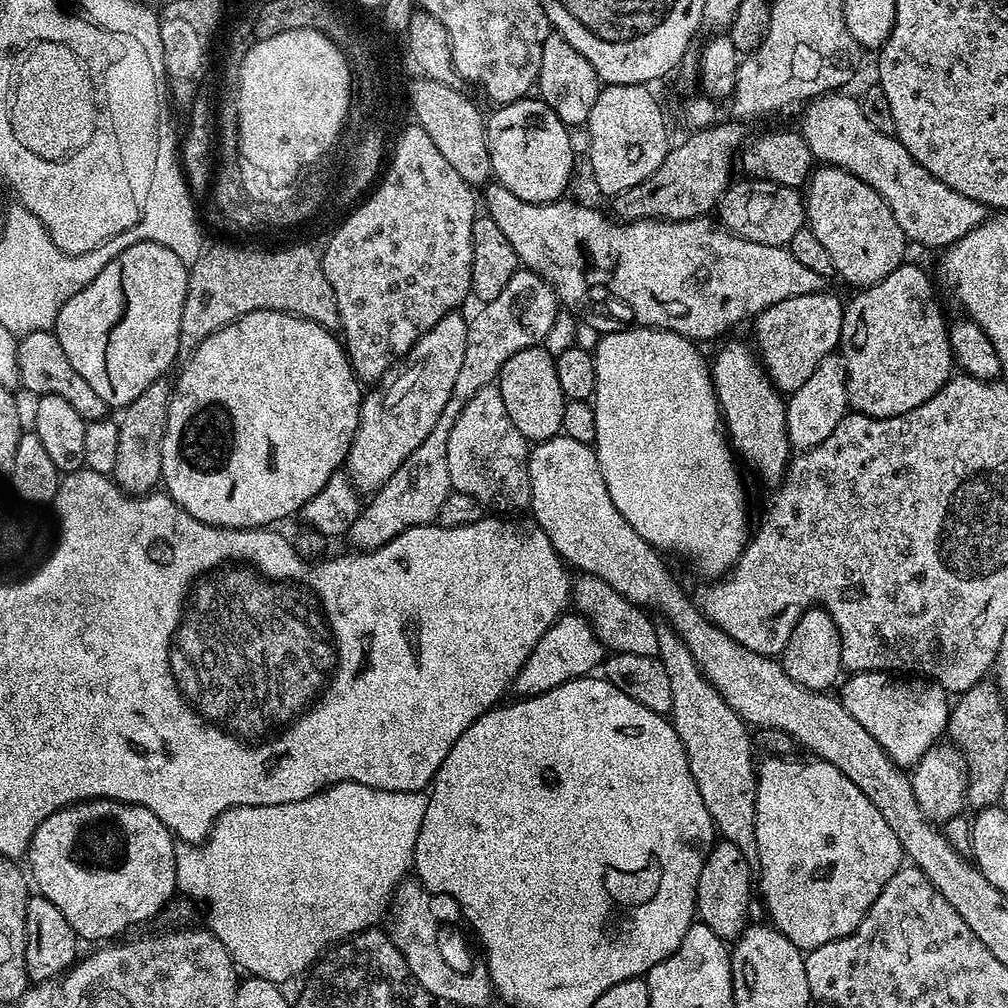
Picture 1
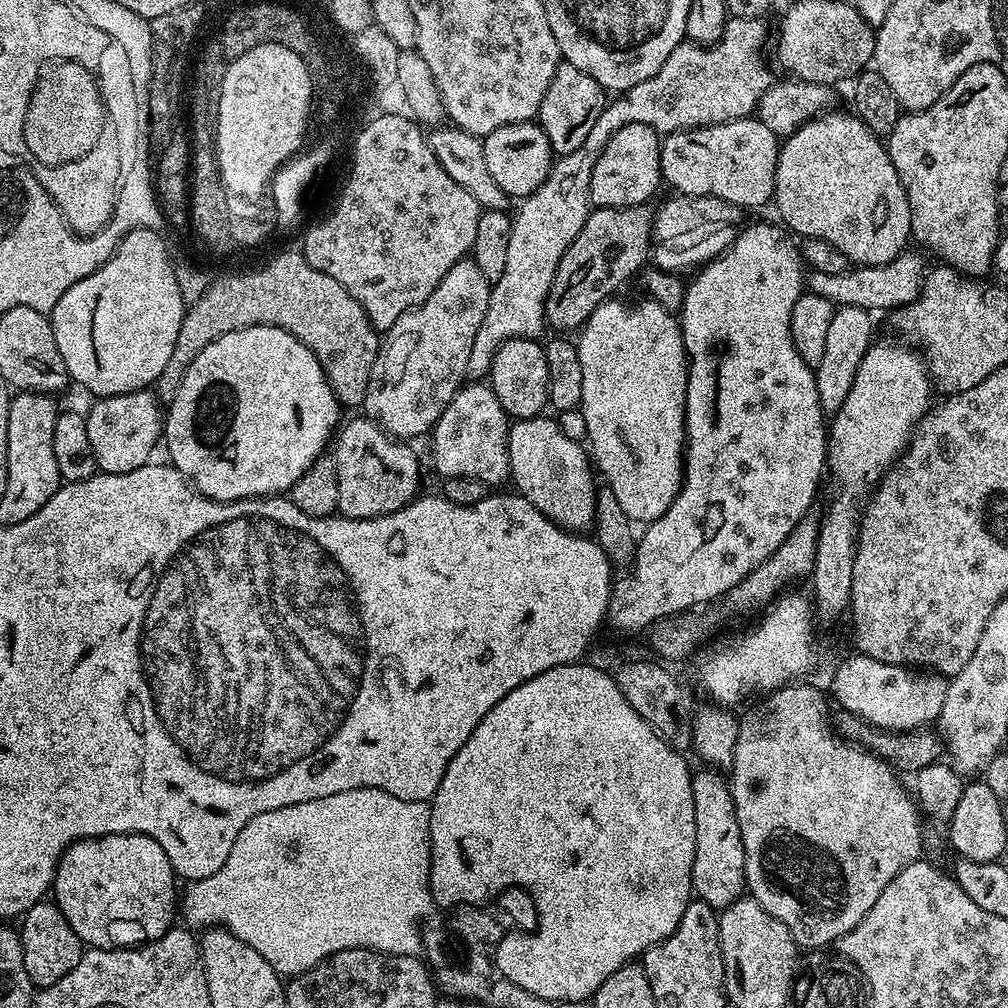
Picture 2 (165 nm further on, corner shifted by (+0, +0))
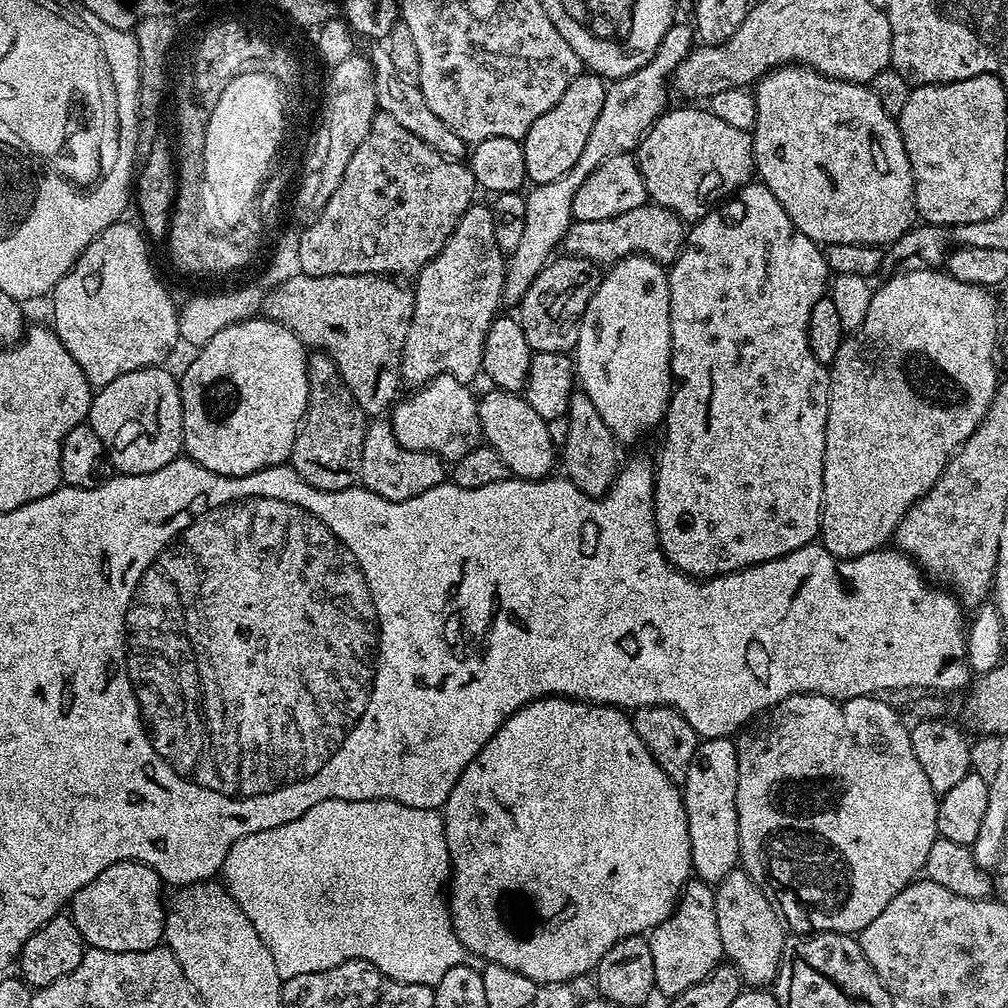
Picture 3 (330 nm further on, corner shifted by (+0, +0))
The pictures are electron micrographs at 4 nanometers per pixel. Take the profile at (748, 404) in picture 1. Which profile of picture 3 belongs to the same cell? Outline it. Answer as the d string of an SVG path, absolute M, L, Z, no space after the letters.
M749 182L745 184L739 192L735 193L735 200L740 210L740 216L732 218L716 212L720 210L709 210L701 220L695 221L687 229L683 249L676 256L674 263L667 269L668 289L670 290L670 338L672 339L672 378L674 387L672 389L672 398L668 401L668 411L665 412L662 421L664 445L660 448L660 461L657 459L654 464L656 529L660 539L660 548L664 551L664 556L668 559L669 564L679 568L687 576L697 578L724 576L727 572L737 572L743 568L752 568L762 562L770 562L774 558L782 558L802 546L813 543L820 535L820 511L822 510L822 490L824 489L822 486L822 470L824 469L824 451L826 450L826 414L828 413L830 382L828 381L828 368L822 362L818 362L818 358L814 358L814 350L810 350L808 323L810 322L810 310L814 306L814 302L818 302L818 298L822 298L829 291L830 273L828 264L824 260L821 245L815 244L810 238L806 238L806 234L802 234L802 230L798 230L794 226L794 222L790 222L790 214L786 214L786 210L782 210L782 202L778 202L778 198L774 198L774 194L770 194L770 190L764 183Z

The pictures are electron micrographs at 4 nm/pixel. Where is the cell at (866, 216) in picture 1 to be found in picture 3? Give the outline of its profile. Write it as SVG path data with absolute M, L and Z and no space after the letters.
M785 64L782 68L774 68L771 72L761 76L754 85L756 97L756 121L752 127L752 153L756 159L755 175L768 187L770 194L782 202L782 210L790 214L790 222L806 238L815 244L825 245L834 242L854 242L855 244L875 244L877 246L891 246L902 234L906 234L914 224L914 182L910 170L910 158L906 158L906 146L902 142L902 134L897 117L886 114L882 110L882 102L878 102L878 94L872 92L867 84L855 84L845 80L835 80L823 76L803 64Z

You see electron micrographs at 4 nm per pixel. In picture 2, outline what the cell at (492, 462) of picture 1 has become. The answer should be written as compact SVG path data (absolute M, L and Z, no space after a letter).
M484 382L465 383L454 394L446 410L442 410L430 433L432 464L444 478L478 478L490 486L507 481L510 476L509 427L510 417L502 410L502 402L498 402L491 387Z

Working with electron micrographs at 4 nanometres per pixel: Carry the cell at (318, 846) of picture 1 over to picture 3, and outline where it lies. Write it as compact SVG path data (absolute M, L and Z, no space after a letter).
M327 800L318 802L318 806L310 806L302 818L294 818L294 822L286 822L282 826L274 826L270 830L258 830L258 834L250 834L234 846L224 859L222 883L228 893L242 906L242 914L250 918L254 930L258 930L258 938L270 950L274 958L274 966L278 970L281 981L294 978L294 974L314 974L318 970L330 970L347 960L369 960L382 974L391 980L407 984L436 985L446 974L446 970L454 970L454 966L465 963L466 953L462 942L452 929L452 914L448 910L446 889L450 884L450 861L446 846L446 830L444 818L439 811L430 808L402 806L393 800Z

